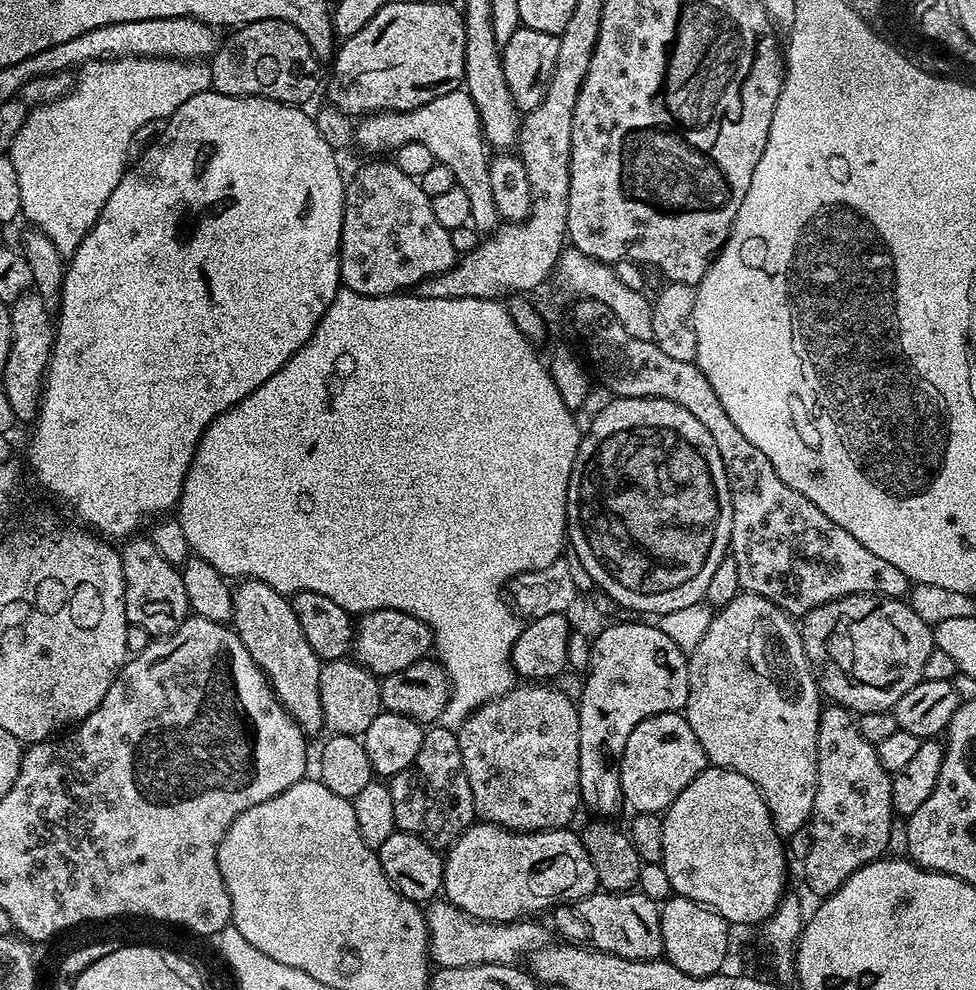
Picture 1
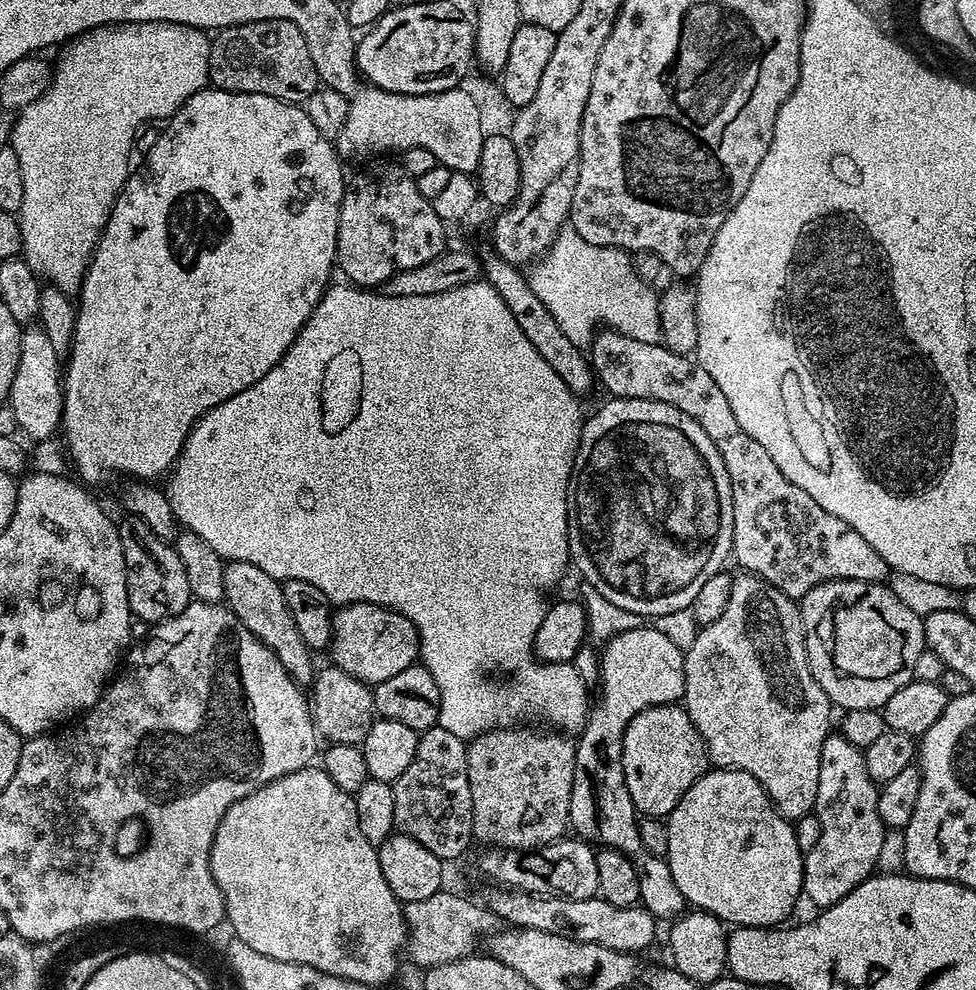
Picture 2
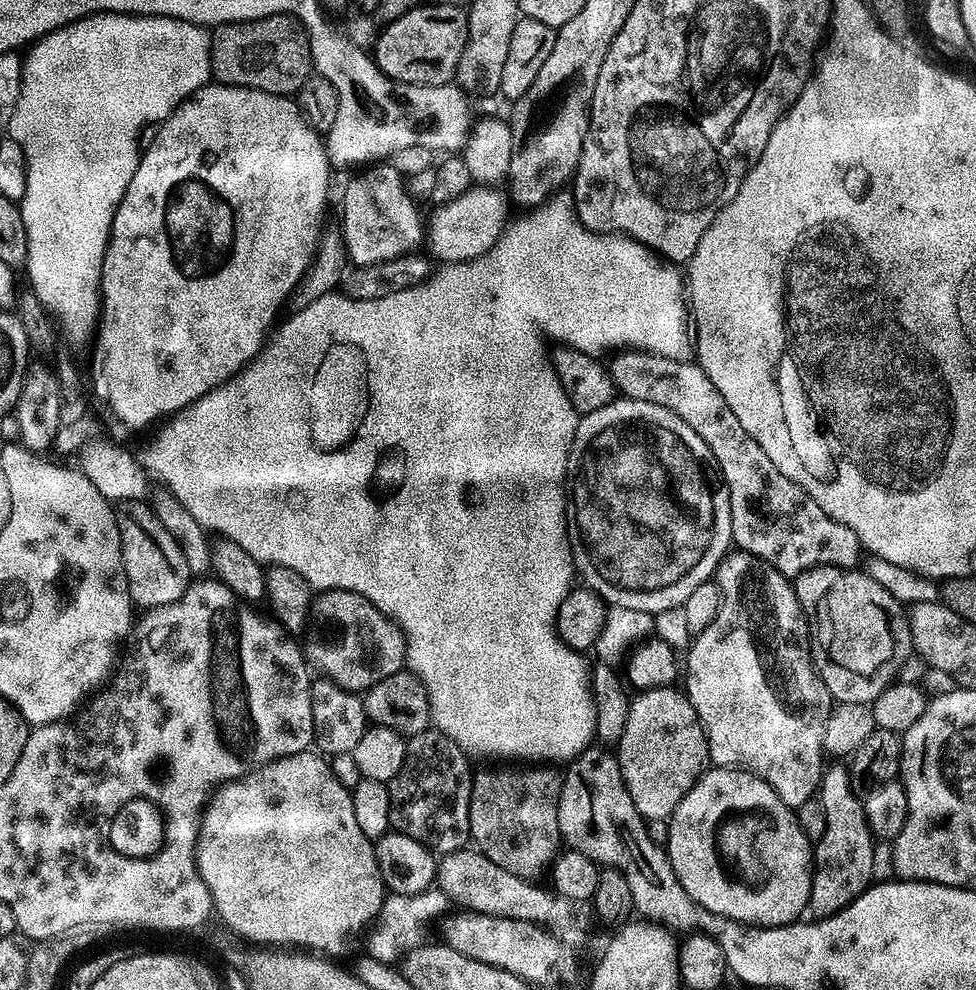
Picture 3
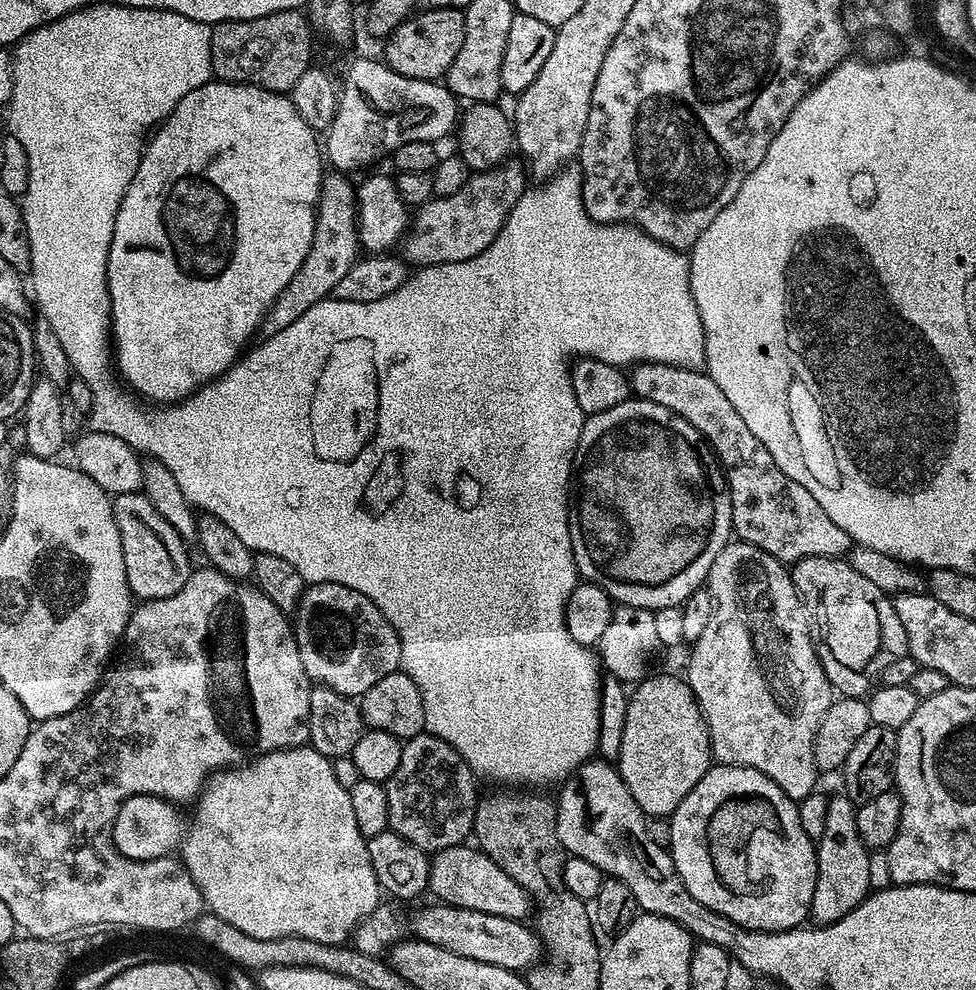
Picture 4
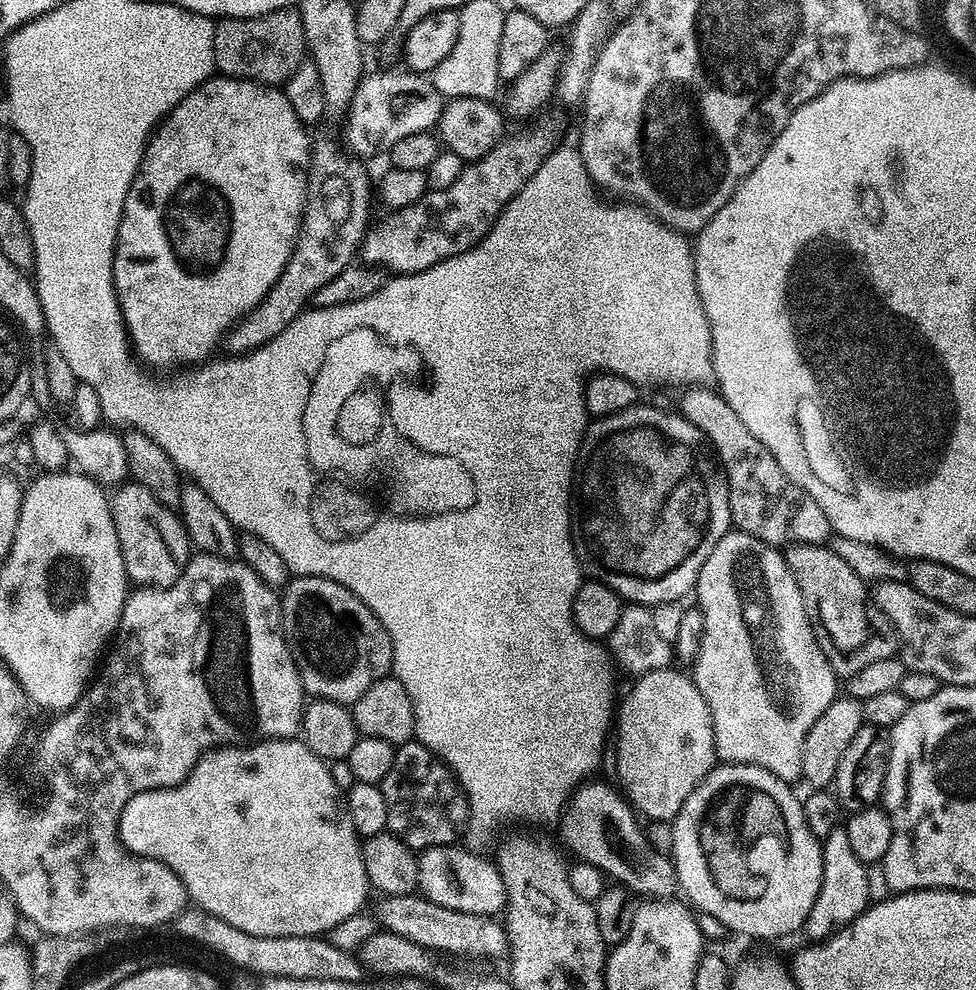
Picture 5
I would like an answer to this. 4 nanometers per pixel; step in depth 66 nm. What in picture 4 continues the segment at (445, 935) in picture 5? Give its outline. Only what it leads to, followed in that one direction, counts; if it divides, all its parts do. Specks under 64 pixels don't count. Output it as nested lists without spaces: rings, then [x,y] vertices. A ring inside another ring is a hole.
[[[439,902],[431,903],[418,909],[412,916],[411,935],[415,939],[442,946],[442,950],[450,950],[450,954],[462,954],[462,958],[474,958],[474,962],[502,966],[515,973],[534,964],[541,953],[538,938],[529,925],[527,928],[527,923],[498,918],[494,914],[478,910],[466,910]]]

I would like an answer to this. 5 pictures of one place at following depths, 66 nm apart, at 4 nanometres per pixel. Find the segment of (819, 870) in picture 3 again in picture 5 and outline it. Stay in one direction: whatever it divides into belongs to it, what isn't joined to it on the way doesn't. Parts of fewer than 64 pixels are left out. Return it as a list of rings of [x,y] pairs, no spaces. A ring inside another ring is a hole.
[[[837,826],[830,830],[828,836],[822,840],[822,886],[818,890],[818,898],[814,898],[814,906],[810,906],[810,914],[806,918],[802,932],[808,935],[812,942],[829,940],[835,932],[841,932],[847,924],[854,922],[867,910],[870,901],[866,890],[866,865],[854,854],[847,838],[847,830],[844,826]]]

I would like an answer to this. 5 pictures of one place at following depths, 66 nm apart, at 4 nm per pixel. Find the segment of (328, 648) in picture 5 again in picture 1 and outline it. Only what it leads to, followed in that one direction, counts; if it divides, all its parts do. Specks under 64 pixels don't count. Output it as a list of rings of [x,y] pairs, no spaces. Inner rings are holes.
[[[374,610],[365,612],[355,621],[351,655],[356,663],[364,665],[373,676],[383,678],[414,666],[433,651],[432,632],[422,620],[402,610]]]

